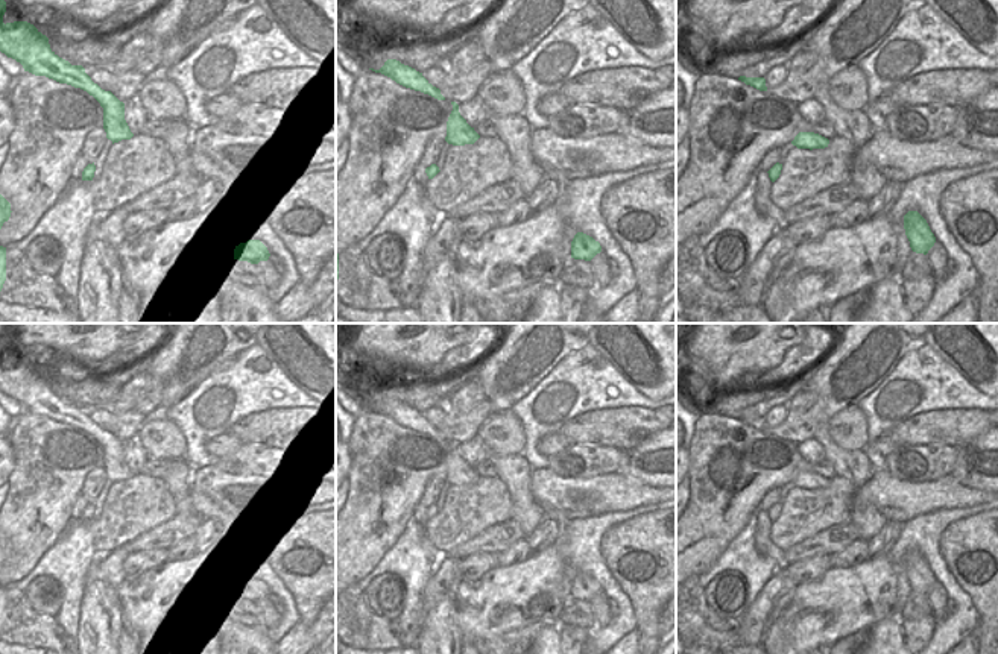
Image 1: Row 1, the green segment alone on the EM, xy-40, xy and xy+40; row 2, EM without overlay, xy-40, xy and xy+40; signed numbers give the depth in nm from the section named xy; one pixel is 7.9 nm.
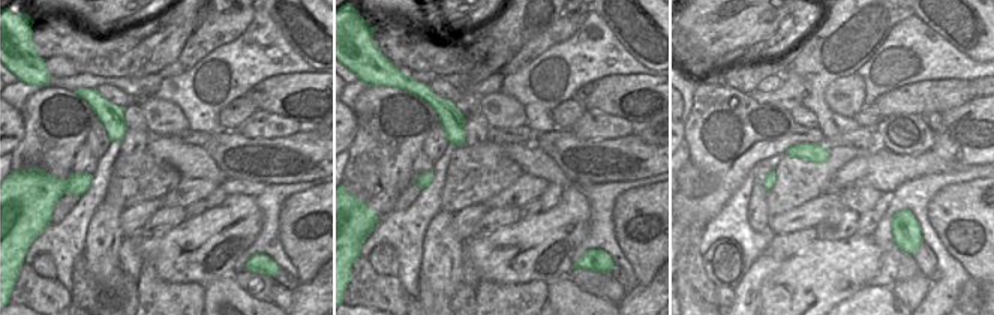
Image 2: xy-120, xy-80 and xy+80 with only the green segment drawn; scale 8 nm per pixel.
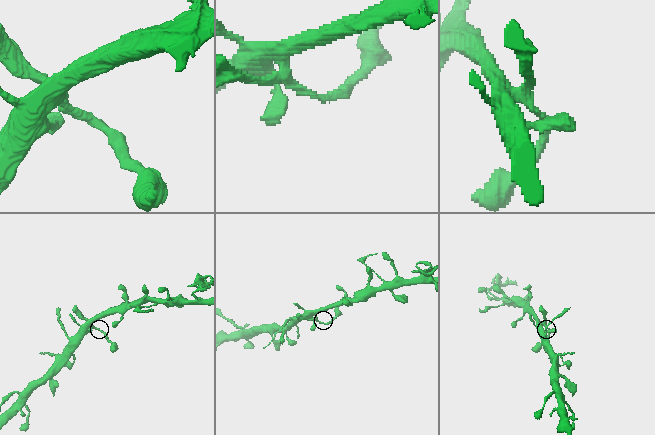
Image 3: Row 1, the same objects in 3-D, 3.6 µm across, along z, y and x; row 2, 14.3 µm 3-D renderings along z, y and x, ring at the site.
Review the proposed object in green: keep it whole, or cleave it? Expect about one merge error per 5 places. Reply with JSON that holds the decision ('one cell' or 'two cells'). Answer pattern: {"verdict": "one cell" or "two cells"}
{"verdict": "one cell"}

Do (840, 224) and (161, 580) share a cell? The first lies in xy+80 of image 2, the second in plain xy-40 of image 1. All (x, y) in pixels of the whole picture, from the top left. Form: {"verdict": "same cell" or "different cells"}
{"verdict": "different cells"}

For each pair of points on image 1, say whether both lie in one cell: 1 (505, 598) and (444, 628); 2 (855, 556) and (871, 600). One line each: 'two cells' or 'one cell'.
1: two cells
2: two cells

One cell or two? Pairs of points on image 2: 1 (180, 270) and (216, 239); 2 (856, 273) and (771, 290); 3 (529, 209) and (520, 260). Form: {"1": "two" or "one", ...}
{"1": "one", "2": "one", "3": "two"}

